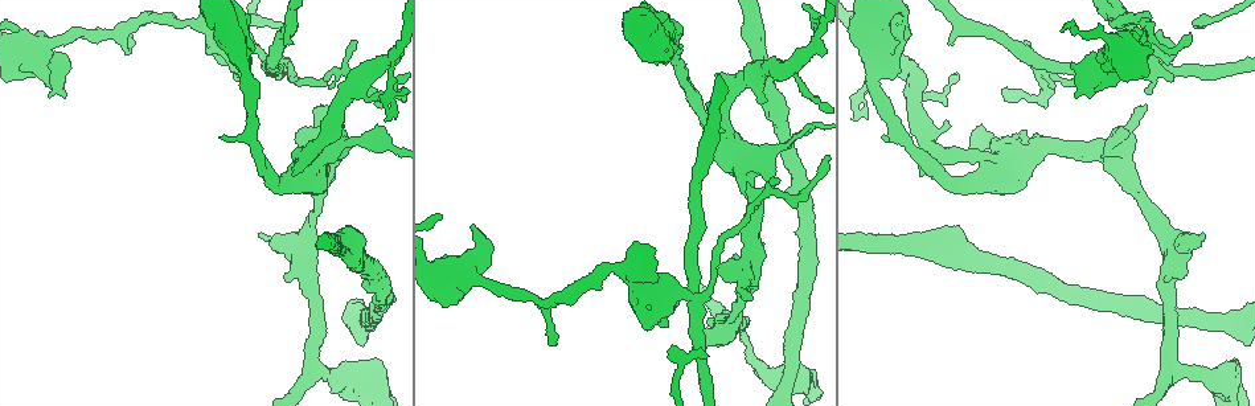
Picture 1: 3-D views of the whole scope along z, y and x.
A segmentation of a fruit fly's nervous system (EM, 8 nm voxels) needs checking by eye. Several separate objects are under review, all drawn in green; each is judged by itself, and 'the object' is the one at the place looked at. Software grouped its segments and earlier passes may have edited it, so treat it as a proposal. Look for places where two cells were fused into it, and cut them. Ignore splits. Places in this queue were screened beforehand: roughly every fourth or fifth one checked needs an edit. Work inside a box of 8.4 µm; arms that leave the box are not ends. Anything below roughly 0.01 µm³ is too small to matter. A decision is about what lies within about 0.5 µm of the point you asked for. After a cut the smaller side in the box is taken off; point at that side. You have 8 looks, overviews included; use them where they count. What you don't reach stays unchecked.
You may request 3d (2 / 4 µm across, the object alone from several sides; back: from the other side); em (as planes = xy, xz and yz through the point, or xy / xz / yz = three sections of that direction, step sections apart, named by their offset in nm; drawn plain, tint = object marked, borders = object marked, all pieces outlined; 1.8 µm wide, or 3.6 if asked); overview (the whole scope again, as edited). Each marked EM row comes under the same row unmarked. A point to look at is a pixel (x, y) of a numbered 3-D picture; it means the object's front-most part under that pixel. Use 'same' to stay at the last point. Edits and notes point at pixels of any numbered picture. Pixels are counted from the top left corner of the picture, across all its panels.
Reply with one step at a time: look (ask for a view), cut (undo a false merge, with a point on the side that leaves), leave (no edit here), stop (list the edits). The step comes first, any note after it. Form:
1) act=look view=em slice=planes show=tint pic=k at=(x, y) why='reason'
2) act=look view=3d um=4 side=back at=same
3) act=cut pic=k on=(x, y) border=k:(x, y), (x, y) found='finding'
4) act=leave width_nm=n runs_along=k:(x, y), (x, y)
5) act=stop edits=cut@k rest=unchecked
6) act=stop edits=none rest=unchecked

act=look view=em um=3.6 slice=xz step=16 show=tint pic=1 at=(645, 286) why='arms run side by side'

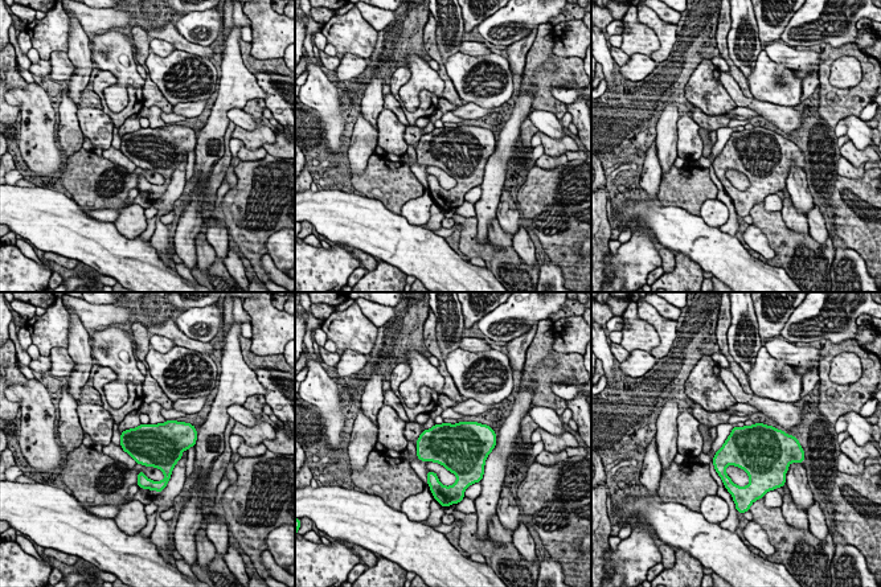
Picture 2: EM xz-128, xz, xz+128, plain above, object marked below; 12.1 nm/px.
act=leave width_nm=460 found='one cell here'

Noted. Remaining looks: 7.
act=look view=em um=3.6 slice=planes show=borders pic=1 at=(1163, 228) why='two arms in line, one across'

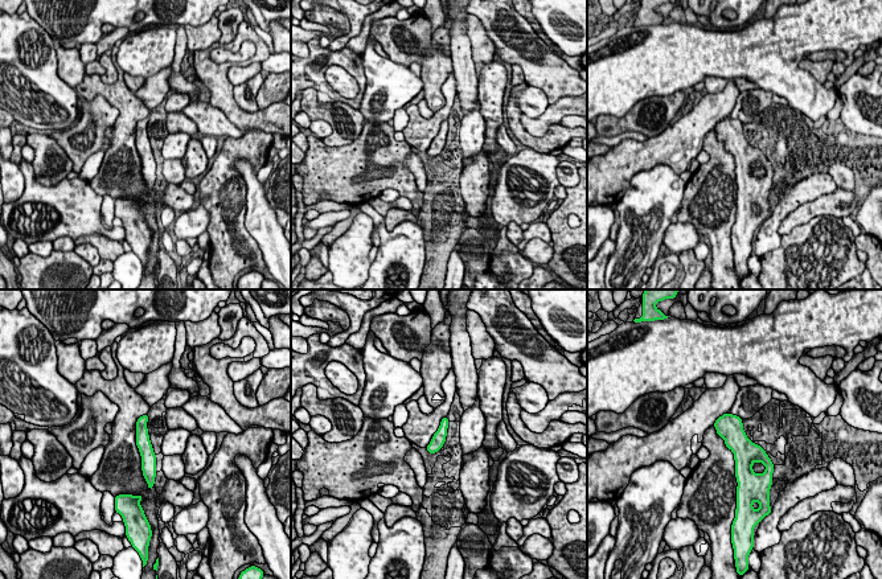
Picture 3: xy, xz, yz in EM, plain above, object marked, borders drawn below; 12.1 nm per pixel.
act=leave runs_along=3:(144, 418), (142, 440), (151, 475) found='continuous, no second cell'

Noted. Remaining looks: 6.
act=look view=em slice=xz step=16 show=tint pic=1 at=(775, 149) why='calibre changes'

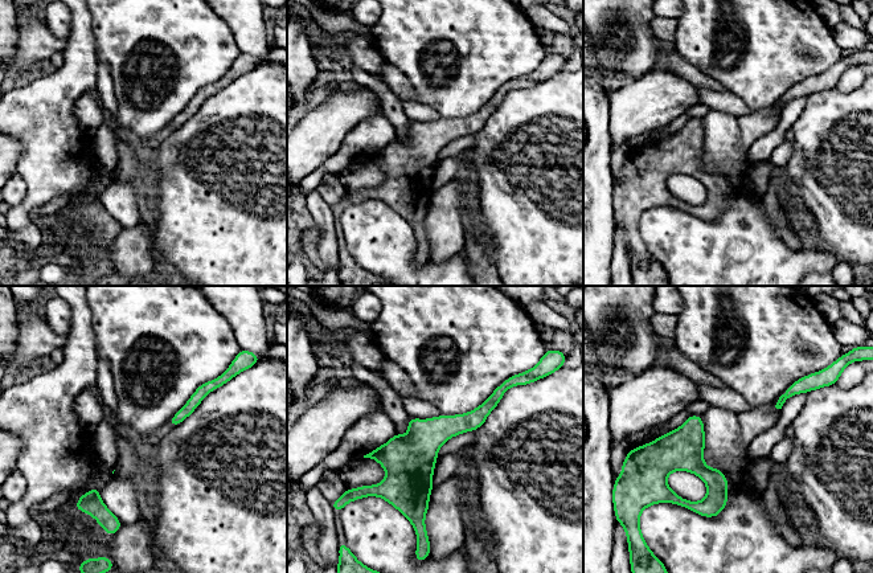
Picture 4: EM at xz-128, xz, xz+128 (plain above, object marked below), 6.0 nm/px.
act=leave runs_along=4:(500, 389), (419, 454), (421, 512) found='all the same cell'

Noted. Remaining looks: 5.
act=stop edits=none rest=unchecked

